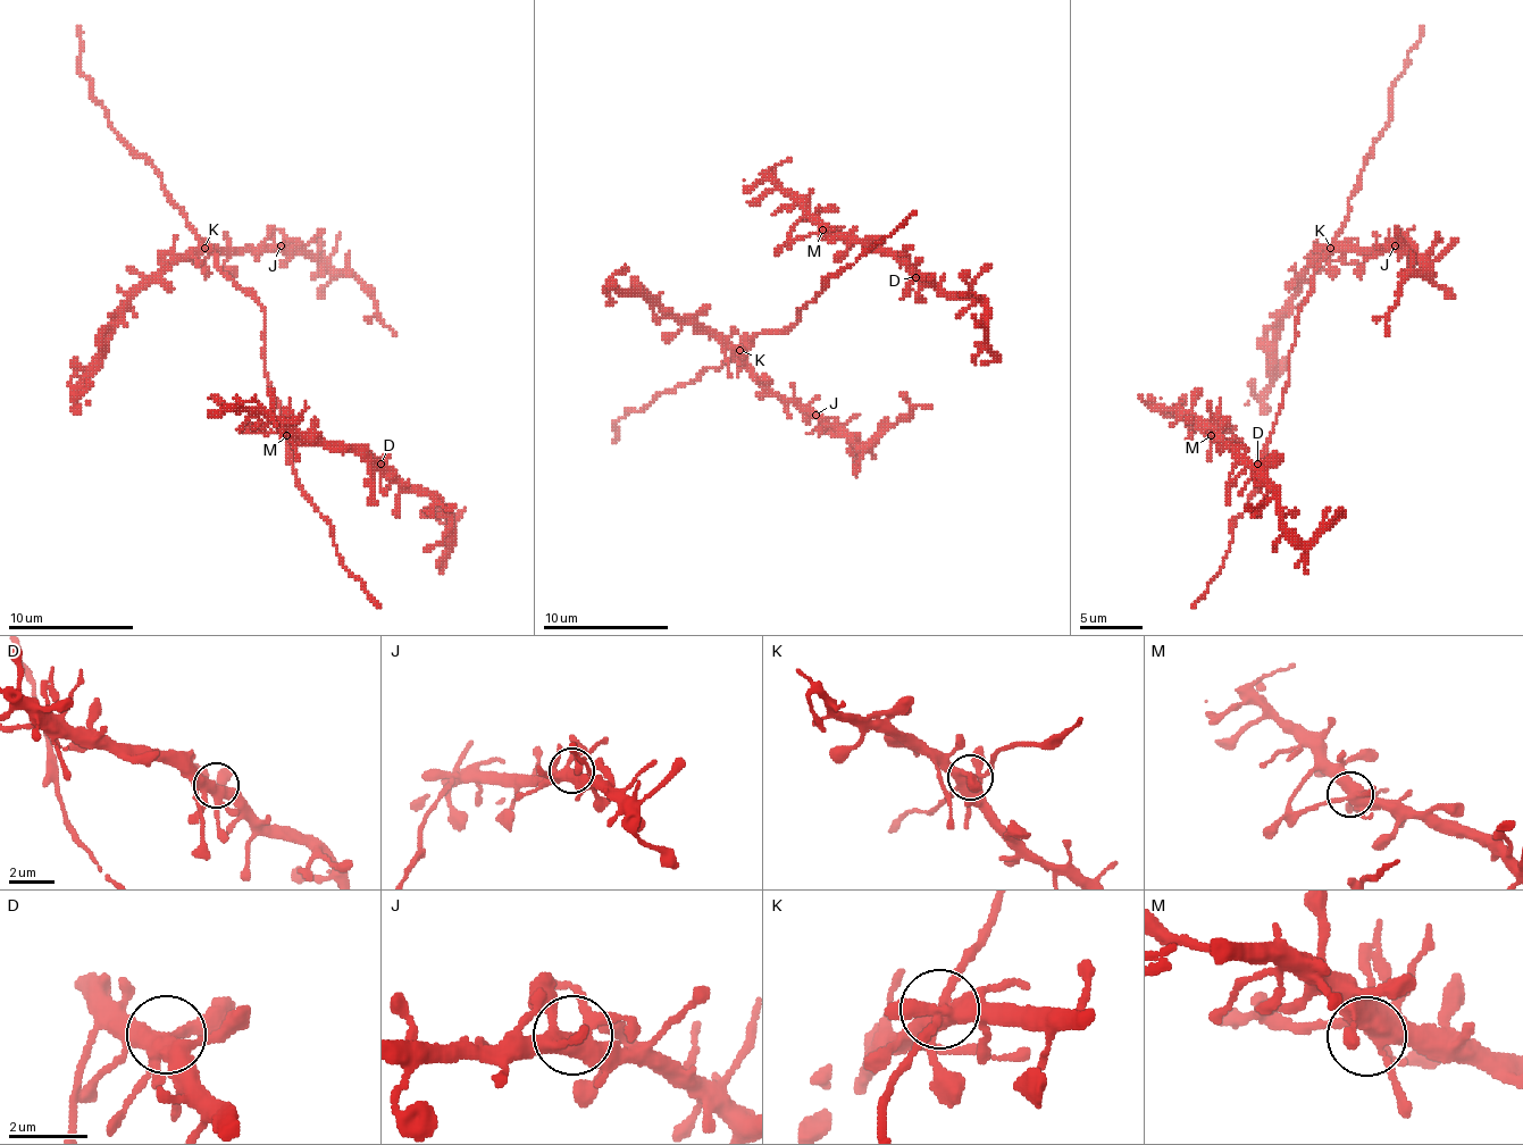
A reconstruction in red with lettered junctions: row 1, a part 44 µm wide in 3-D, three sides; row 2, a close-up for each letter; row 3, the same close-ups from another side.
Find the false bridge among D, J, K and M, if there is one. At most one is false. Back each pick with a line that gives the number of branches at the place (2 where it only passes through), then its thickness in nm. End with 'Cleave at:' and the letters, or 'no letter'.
Cleave at: no letter

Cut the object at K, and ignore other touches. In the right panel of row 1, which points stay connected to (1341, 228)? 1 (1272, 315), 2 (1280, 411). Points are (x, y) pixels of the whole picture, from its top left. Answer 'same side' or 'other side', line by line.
1: other side
2: same side

